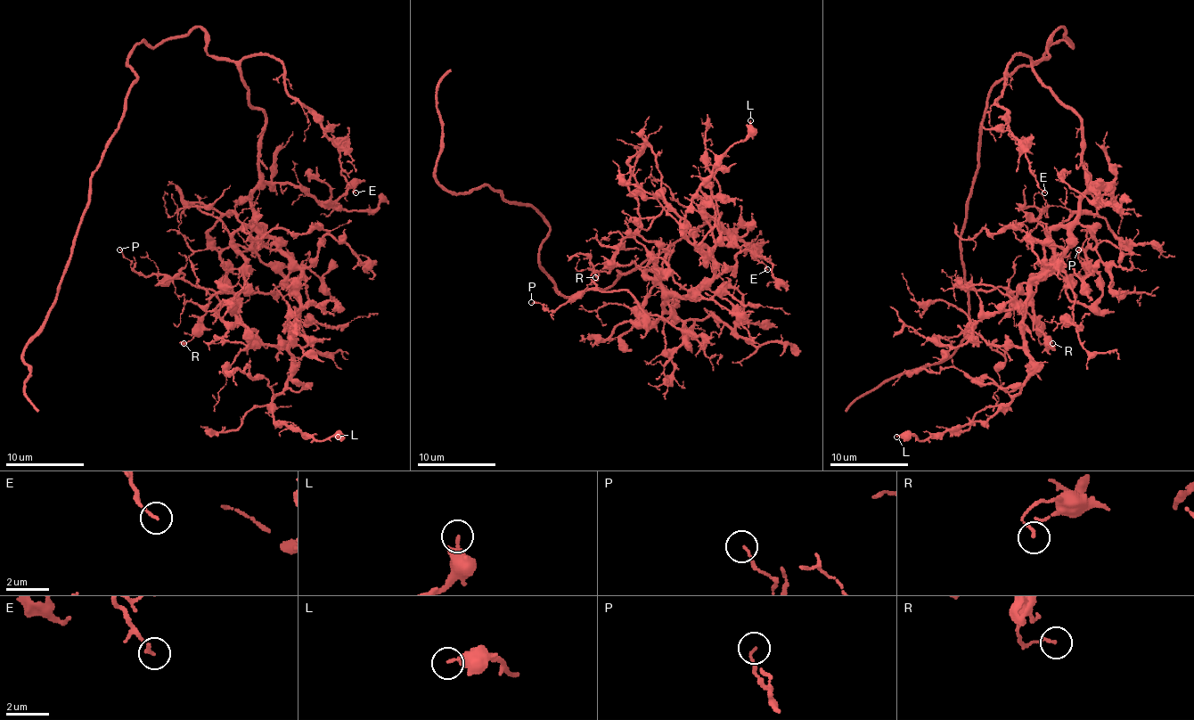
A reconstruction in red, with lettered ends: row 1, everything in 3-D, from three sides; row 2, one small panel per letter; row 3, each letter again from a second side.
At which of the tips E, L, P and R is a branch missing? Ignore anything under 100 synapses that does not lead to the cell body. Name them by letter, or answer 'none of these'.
none of these

